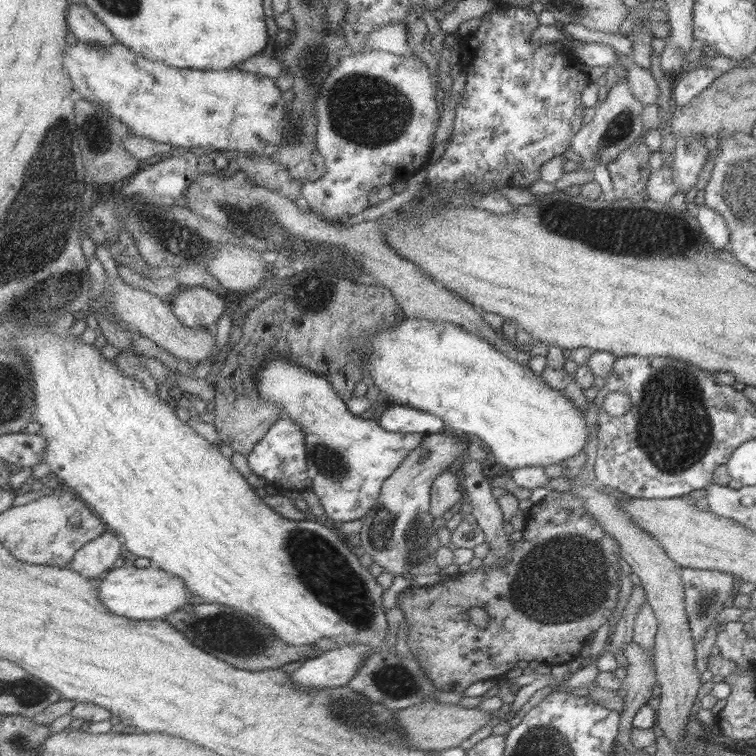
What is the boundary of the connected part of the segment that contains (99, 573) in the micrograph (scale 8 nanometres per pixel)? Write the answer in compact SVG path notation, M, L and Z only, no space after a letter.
M112 530L90 542L73 561L73 570L90 579L103 579L116 569L116 562L124 555L124 538Z

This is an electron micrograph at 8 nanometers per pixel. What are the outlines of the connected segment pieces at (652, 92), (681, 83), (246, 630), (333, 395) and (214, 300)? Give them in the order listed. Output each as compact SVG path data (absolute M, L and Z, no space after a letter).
M623 58L622 66L627 67L627 84L633 98L644 105L656 104L660 92L651 71L637 66L630 58Z
M698 67L690 72L681 73L672 77L672 104L678 108L687 106L696 96L699 96L716 78L715 70L707 67Z
M206 602L198 605L189 603L166 620L176 626L177 630L184 632L187 638L191 638L192 642L196 642L200 648L243 670L266 671L280 669L286 664L290 664L290 662L304 662L336 648L336 640L328 637L322 639L322 642L316 642L314 645L290 646L290 644L282 642L280 638L276 638L268 630L268 626L264 626L258 618L254 618L250 614L244 614L238 608L228 608L228 606L217 603Z
M272 355L272 359L264 365L256 389L260 390L260 396L276 402L282 406L286 418L294 418L300 422L308 434L308 456L310 458L310 470L315 482L315 492L320 498L326 510L326 516L330 522L354 521L367 516L372 508L379 502L379 497L388 477L403 464L404 457L412 452L418 445L423 444L424 436L414 432L393 433L384 429L380 421L368 420L354 414L349 406L349 401L344 399L332 381L324 375L305 369L300 363L284 357L284 355Z
M198 286L180 289L172 305L183 323L194 328L215 328L228 310L226 293Z

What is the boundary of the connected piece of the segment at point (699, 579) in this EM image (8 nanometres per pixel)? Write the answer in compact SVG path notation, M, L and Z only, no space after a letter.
M681 568L685 587L685 610L689 617L690 633L698 643L708 628L714 625L724 602L737 593L738 582L728 574L716 570Z

